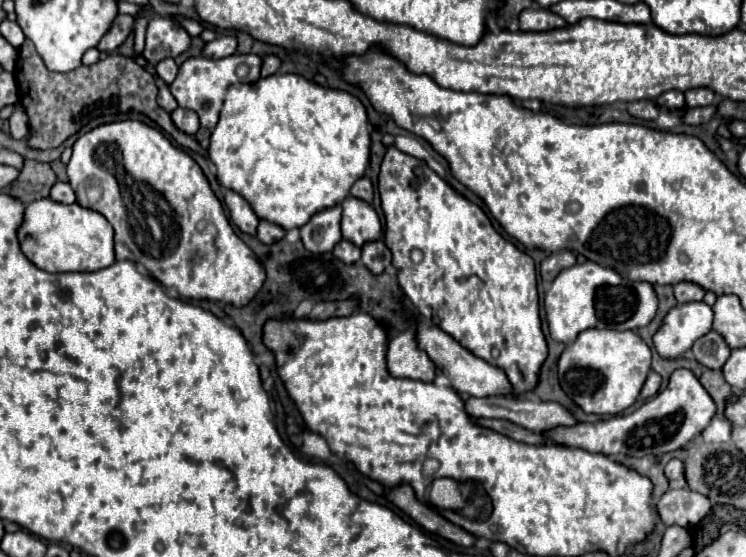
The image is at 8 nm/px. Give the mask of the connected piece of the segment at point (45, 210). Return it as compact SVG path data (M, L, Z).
M40 198L28 204L18 228L22 252L46 272L94 272L110 266L114 262L112 236L114 230L102 214L82 208L76 202L60 204L52 198Z

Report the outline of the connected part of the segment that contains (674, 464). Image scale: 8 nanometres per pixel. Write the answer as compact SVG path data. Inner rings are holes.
M672 458L668 464L666 464L666 470L664 470L664 474L666 474L666 478L672 482L672 484L676 484L682 476L684 476L684 468L682 468L682 462L678 460L678 458Z

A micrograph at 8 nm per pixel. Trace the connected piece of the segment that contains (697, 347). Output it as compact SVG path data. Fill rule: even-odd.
M710 330L700 340L696 340L696 344L692 346L692 354L706 368L722 368L730 356L730 348L716 330Z

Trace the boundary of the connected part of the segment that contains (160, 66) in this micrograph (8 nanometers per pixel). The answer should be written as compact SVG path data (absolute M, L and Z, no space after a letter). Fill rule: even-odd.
M164 58L162 62L156 64L156 74L166 82L166 84L172 84L172 80L176 78L178 74L178 66L174 62L174 58Z

